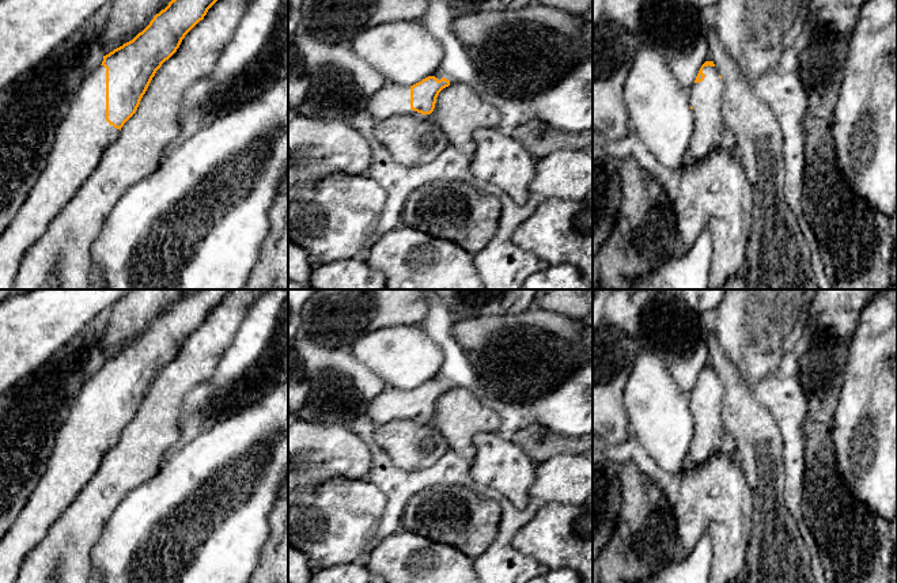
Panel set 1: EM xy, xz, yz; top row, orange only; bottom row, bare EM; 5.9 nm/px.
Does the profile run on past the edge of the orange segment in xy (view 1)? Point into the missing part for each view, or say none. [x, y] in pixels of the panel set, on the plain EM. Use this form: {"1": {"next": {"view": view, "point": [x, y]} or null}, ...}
{"1": {"next": {"view": "xy", "point": [82, 442]}}}

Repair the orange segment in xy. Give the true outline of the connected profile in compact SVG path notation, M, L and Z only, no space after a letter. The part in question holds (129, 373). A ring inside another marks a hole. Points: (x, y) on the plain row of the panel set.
M194 289L182 296L132 345L103 360L102 368L84 383L57 431L45 472L0 541L0 583L15 583L26 554L45 538L50 526L95 474L105 454L117 444L124 428L136 417L156 375L228 292L230 289Z

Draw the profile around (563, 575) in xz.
M568 568L545 569L541 575L533 578L529 583L584 583L583 579Z

